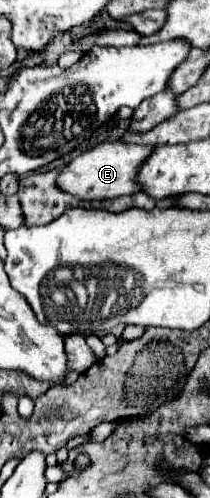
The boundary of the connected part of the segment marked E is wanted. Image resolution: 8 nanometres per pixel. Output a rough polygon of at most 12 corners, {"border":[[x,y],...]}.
{"border":[[103,142],[57,184],[79,200],[135,194],[133,172],[157,146]]}

